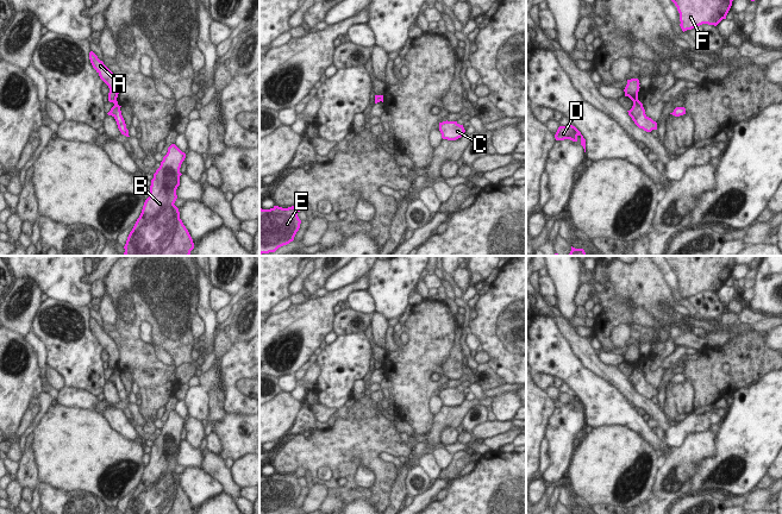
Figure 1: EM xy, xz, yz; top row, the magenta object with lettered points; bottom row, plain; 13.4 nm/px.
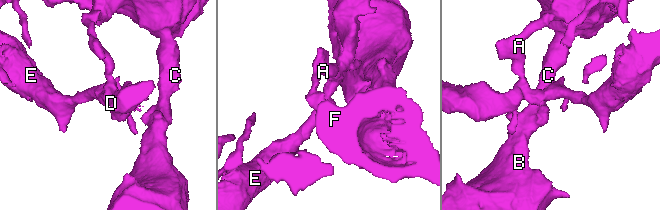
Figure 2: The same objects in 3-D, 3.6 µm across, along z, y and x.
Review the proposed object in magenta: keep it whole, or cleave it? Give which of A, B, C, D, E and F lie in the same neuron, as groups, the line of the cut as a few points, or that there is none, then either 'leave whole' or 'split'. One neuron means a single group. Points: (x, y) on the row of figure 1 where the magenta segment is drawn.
A B C F / D E | yz (637, 99), (633, 101) | split

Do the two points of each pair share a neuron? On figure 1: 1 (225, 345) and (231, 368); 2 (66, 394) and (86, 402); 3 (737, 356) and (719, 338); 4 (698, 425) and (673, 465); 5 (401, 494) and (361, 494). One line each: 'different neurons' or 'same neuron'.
1: different neurons
2: same neuron
3: different neurons
4: different neurons
5: different neurons

